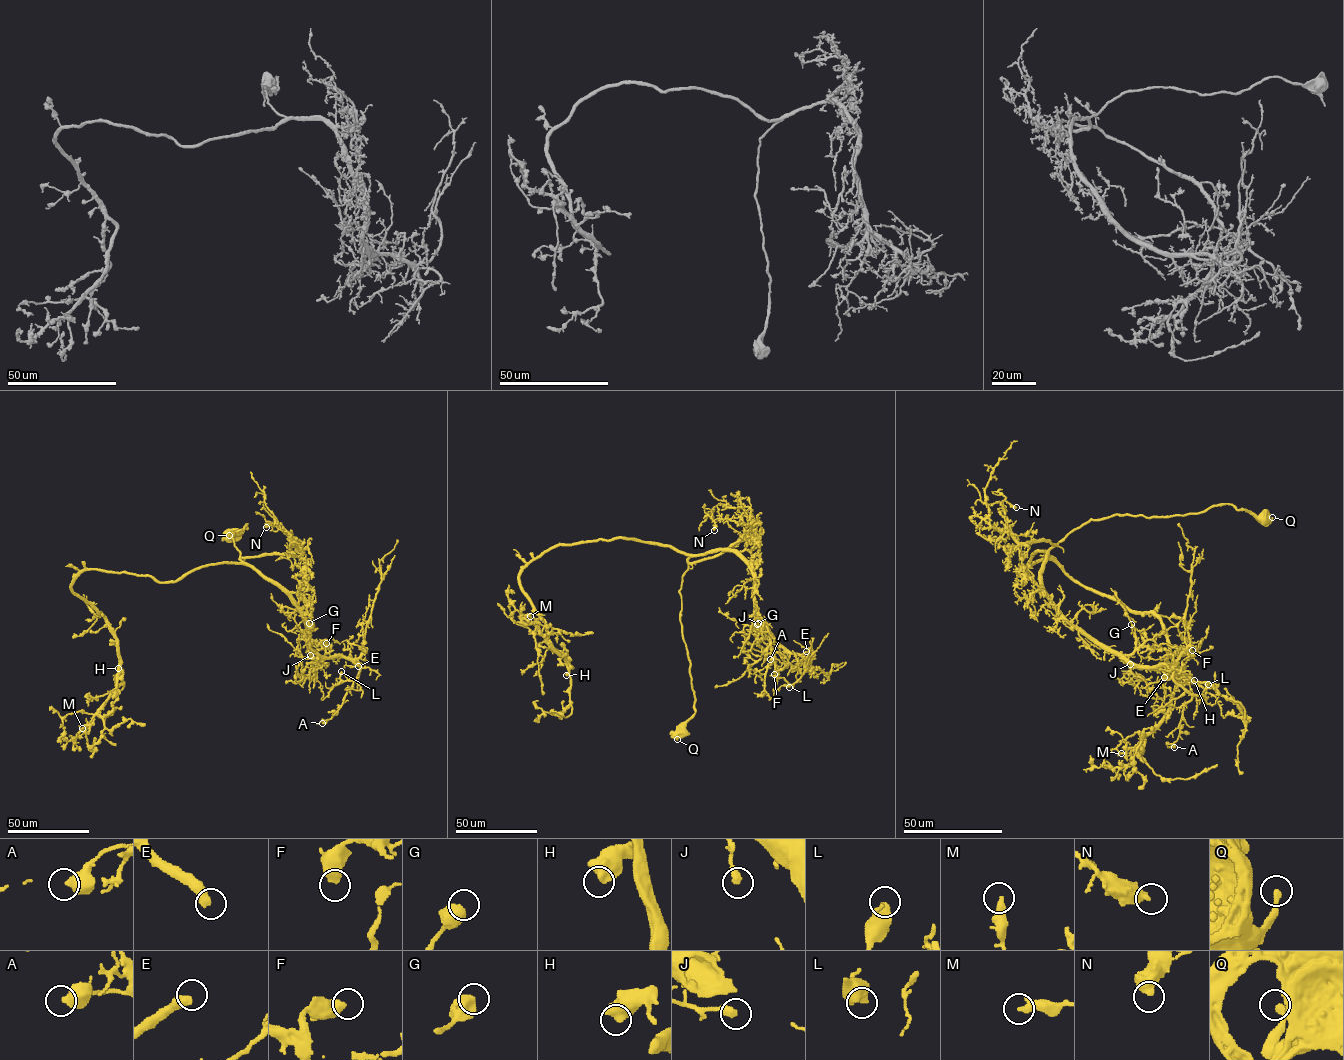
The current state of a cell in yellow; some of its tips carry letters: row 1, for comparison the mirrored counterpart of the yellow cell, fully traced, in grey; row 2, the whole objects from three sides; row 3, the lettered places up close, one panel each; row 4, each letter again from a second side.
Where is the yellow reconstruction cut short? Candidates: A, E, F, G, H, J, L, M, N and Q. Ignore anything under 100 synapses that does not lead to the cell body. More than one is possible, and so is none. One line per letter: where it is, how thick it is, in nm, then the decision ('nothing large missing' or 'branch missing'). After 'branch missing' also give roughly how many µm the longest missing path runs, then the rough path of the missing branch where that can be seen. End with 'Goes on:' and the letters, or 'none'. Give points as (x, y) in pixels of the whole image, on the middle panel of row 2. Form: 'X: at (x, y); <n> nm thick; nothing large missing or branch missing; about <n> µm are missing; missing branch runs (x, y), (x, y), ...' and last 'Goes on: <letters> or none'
A: at (770, 659); 600 nm thick; nothing large missing
E: at (806, 651); 460 nm thick; branch missing; about 35 µm are missing; missing branch runs (806, 651), (799, 635), (803, 633), (801, 635)
F: at (774, 674); 550 nm thick; nothing large missing
G: at (757, 624); 700 nm thick; nothing large missing
H: at (566, 675); 650 nm thick; nothing large missing
J: at (758, 623); 360 nm thick; nothing large missing
L: at (789, 687); 480 nm thick; nothing large missing
M: at (530, 616); 360 nm thick; nothing large missing
N: at (714, 530); 600 nm thick; nothing large missing
Q: at (677, 739); 320 nm thick; nothing large missing
Goes on: E

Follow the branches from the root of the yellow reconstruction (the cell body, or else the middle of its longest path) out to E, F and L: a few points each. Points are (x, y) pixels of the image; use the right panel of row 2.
E: (1263, 516), (1228, 504), (1115, 514), (1047, 552), (1041, 587), (1058, 611), (1137, 665), (1164, 665), (1164, 677)
F: (1263, 516), (1228, 504), (1115, 514), (1089, 519), (1047, 552), (1041, 587), (1078, 629), (1145, 668), (1192, 650)
L: (1263, 516), (1115, 514), (1047, 553), (1041, 587), (1076, 627), (1191, 693), (1208, 684)

